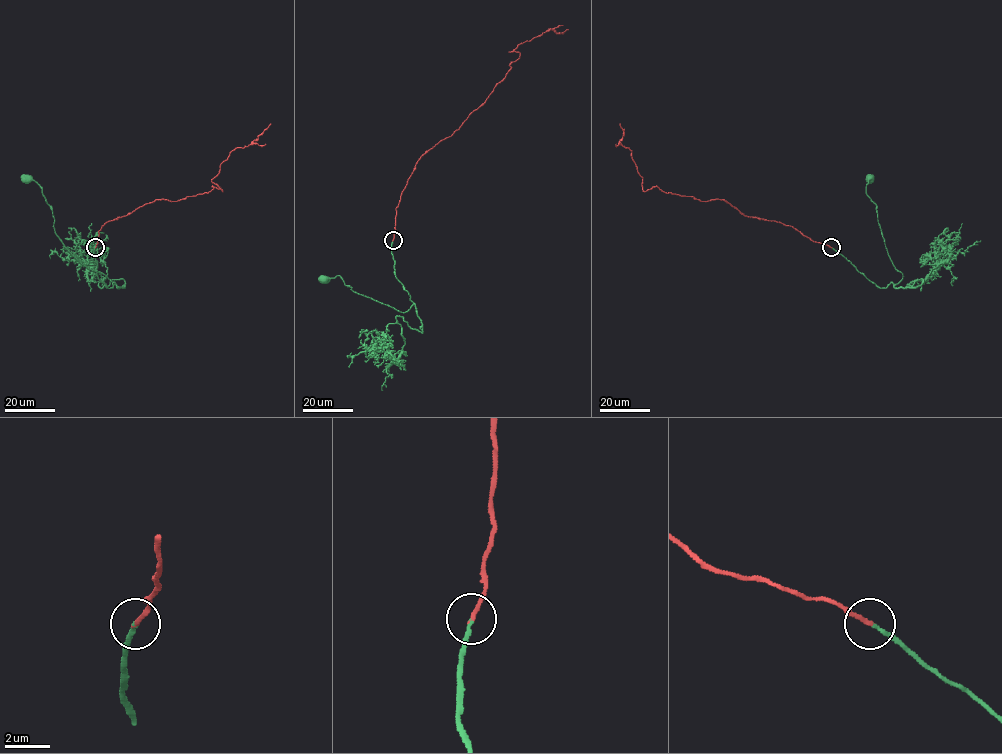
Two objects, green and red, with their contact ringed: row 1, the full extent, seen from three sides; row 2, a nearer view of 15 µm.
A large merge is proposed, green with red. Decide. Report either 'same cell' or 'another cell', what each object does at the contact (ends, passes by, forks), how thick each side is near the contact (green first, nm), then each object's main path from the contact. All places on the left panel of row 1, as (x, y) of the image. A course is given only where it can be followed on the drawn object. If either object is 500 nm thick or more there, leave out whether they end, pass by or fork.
same cell | green ends | red ends | 160/180 nm | green via (95, 247), (97, 276), (111, 288), (116, 284), (84, 266), (64, 245), (42, 188), (26, 178) | red via (95, 247), (106, 222), (148, 203), (184, 199), (212, 186), (223, 191), (211, 181), (220, 165), (270, 124)

